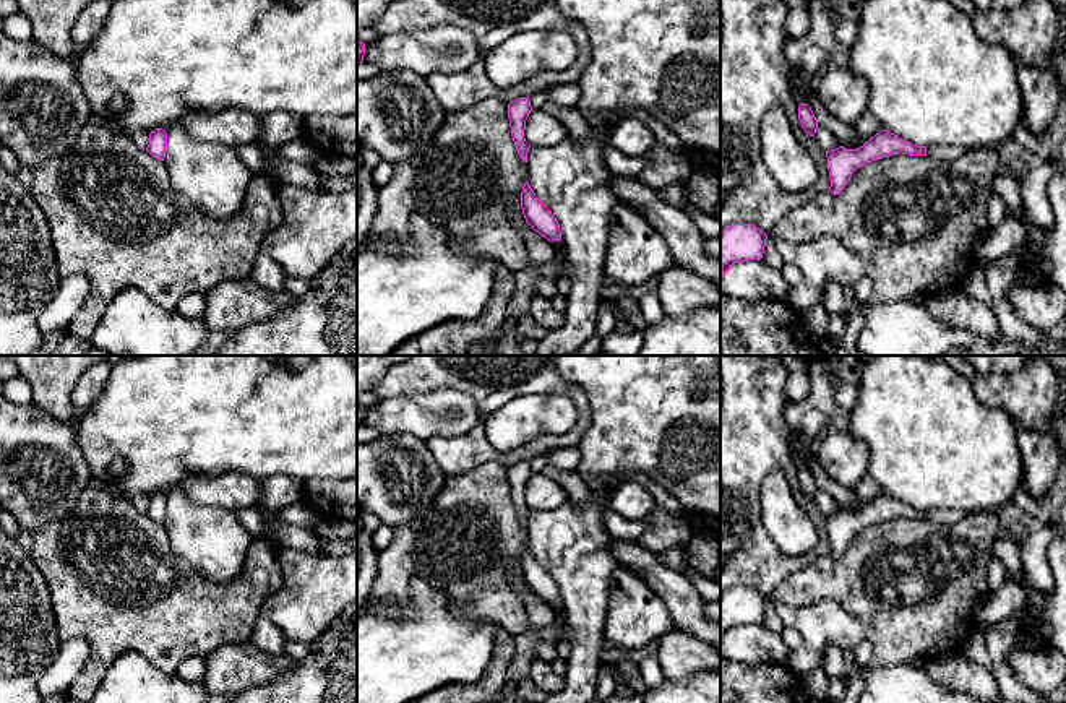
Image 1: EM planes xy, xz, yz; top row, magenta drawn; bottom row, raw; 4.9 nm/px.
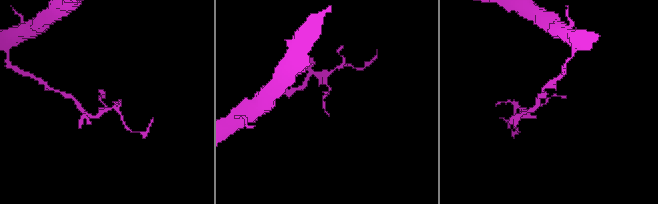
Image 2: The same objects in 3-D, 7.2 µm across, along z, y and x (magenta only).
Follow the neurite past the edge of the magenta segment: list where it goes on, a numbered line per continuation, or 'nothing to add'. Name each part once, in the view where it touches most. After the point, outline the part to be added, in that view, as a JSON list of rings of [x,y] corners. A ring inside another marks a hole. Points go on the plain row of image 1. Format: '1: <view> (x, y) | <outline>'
nothing to add

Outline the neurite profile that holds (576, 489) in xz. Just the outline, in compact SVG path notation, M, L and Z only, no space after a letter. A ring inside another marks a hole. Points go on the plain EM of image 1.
M547 464L544 472L563 487L568 500L571 502L595 500L591 487L582 481L578 471L558 469L552 464Z

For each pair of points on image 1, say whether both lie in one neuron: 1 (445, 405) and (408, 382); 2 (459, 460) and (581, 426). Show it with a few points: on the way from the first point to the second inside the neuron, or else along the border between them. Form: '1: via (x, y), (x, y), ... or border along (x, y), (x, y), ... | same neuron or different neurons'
1: border along (463, 392), (430, 388), (386, 396) | different neurons
2: via (490, 453), (520, 455), (550, 444) | same neuron

